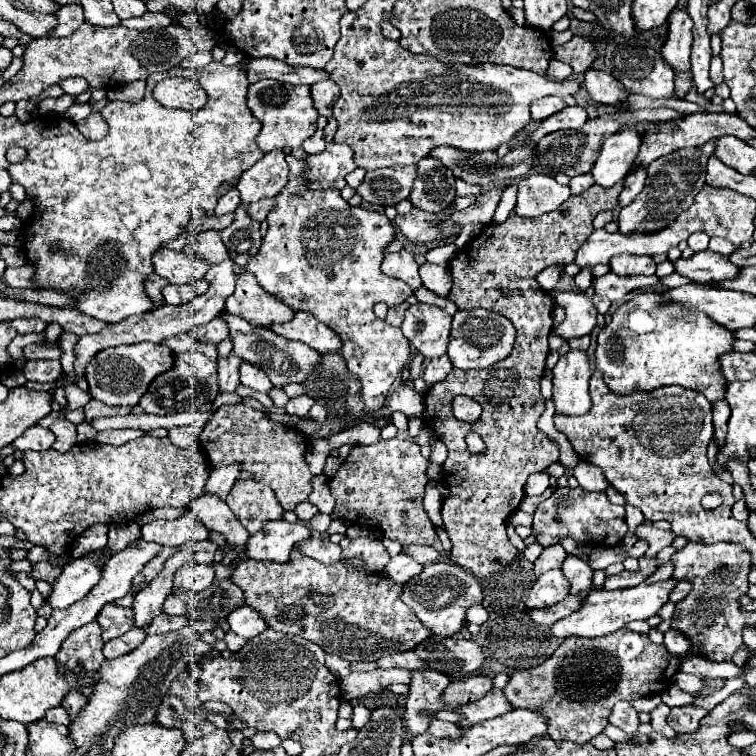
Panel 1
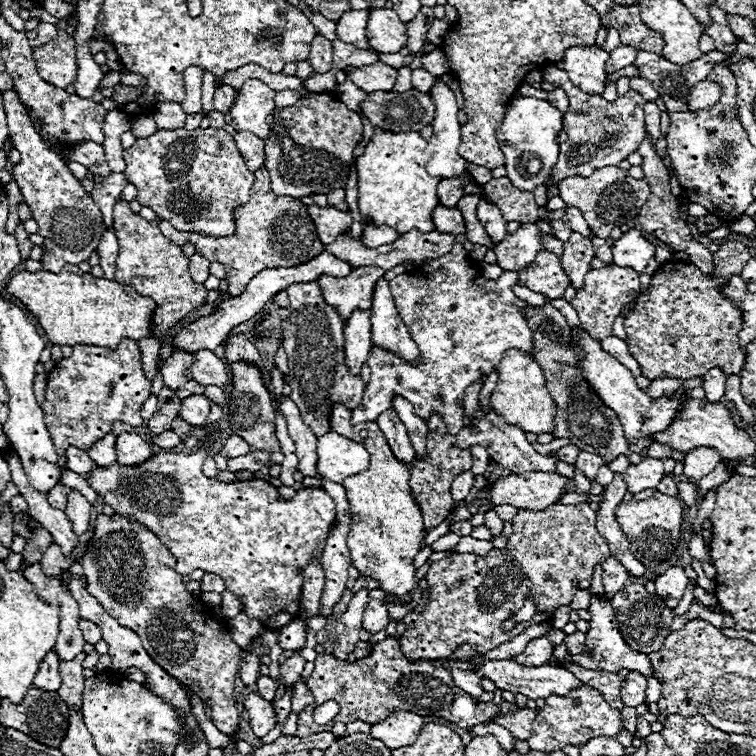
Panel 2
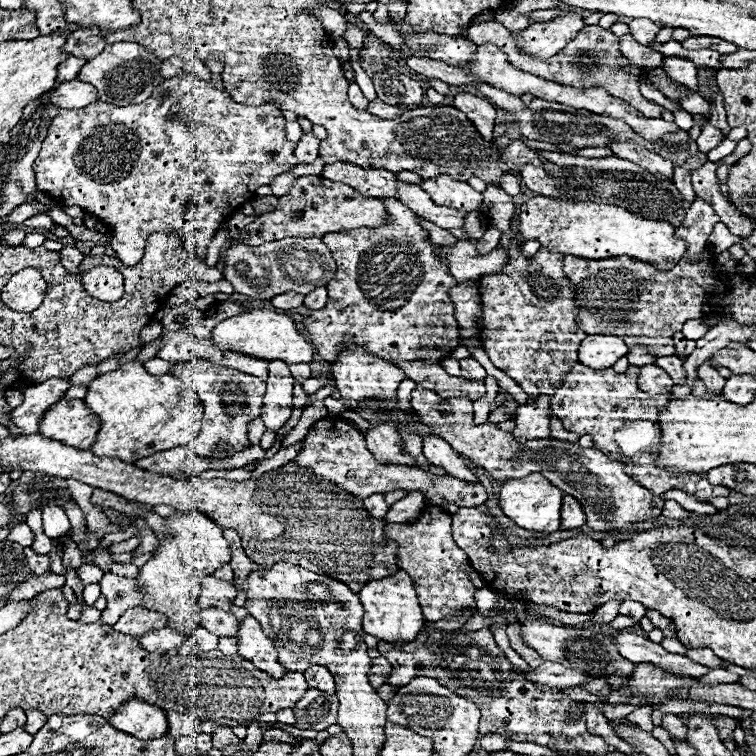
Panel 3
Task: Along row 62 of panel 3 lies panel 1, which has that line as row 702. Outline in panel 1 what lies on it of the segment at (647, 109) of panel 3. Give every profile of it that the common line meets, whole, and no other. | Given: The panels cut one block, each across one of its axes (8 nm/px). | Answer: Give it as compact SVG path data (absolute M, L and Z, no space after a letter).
M628 628L602 638L570 636L544 664L514 672L504 694L514 708L530 708L542 714L554 740L586 744L604 732L616 702L634 702L666 690L680 664L682 656L670 654L664 644L654 644L648 634L636 634Z

